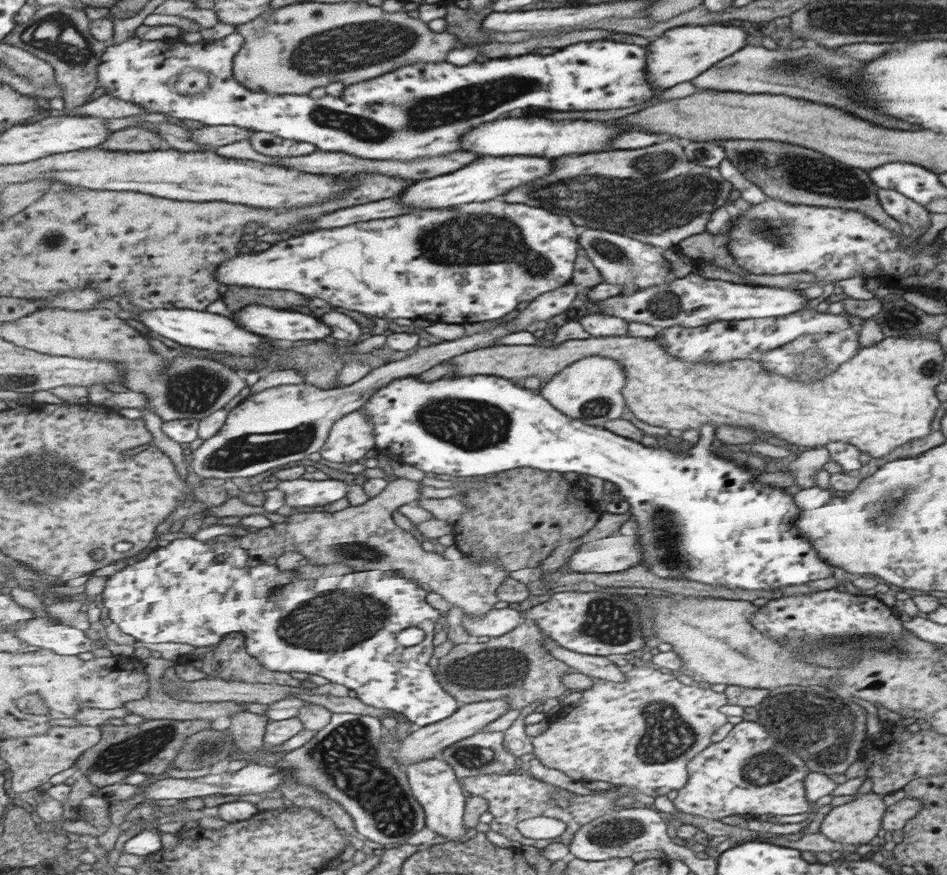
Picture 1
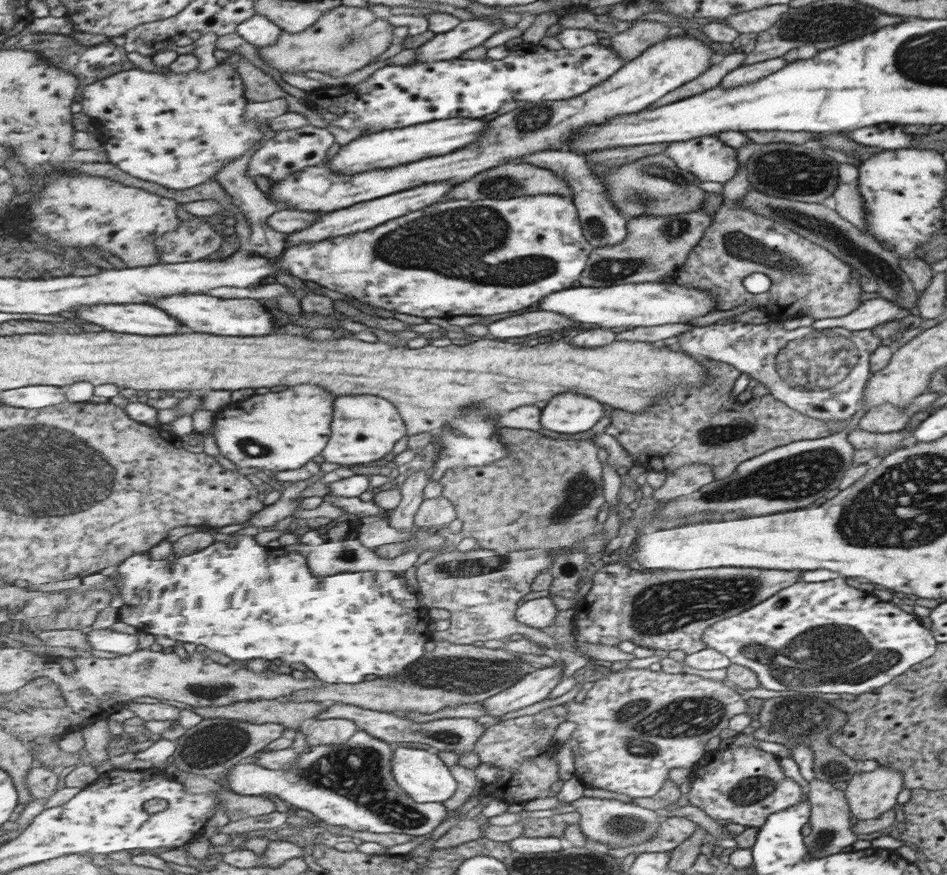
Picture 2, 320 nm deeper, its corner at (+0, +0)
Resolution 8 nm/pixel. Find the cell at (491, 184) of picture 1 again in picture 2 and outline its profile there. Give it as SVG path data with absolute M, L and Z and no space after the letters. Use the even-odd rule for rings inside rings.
M439 182L439 184L429 184L429 186L421 186L417 190L407 190L405 194L393 194L393 196L387 196L387 198L377 198L373 202L363 202L363 204L357 204L353 208L347 208L347 210L337 210L337 212L331 212L331 214L323 214L317 218L317 222L301 232L293 232L287 236L287 242L289 246L295 246L295 244L303 244L303 242L321 242L321 240L327 240L327 238L335 238L335 236L347 236L347 234L357 234L357 232L365 232L369 228L377 228L382 226L385 222L393 220L393 218L399 218L399 216L405 217L405 214L409 212L415 212L415 210L421 210L425 206L431 206L435 202L443 202L443 196L453 190L453 184L451 182Z

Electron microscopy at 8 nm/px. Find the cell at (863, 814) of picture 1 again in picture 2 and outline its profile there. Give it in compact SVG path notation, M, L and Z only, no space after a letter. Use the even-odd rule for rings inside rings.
M879 764L871 772L857 771L846 783L847 786L843 792L848 809L852 818L861 822L861 820L873 820L873 818L880 817L881 813L887 812L895 804L895 796L901 790L903 777L901 771Z

